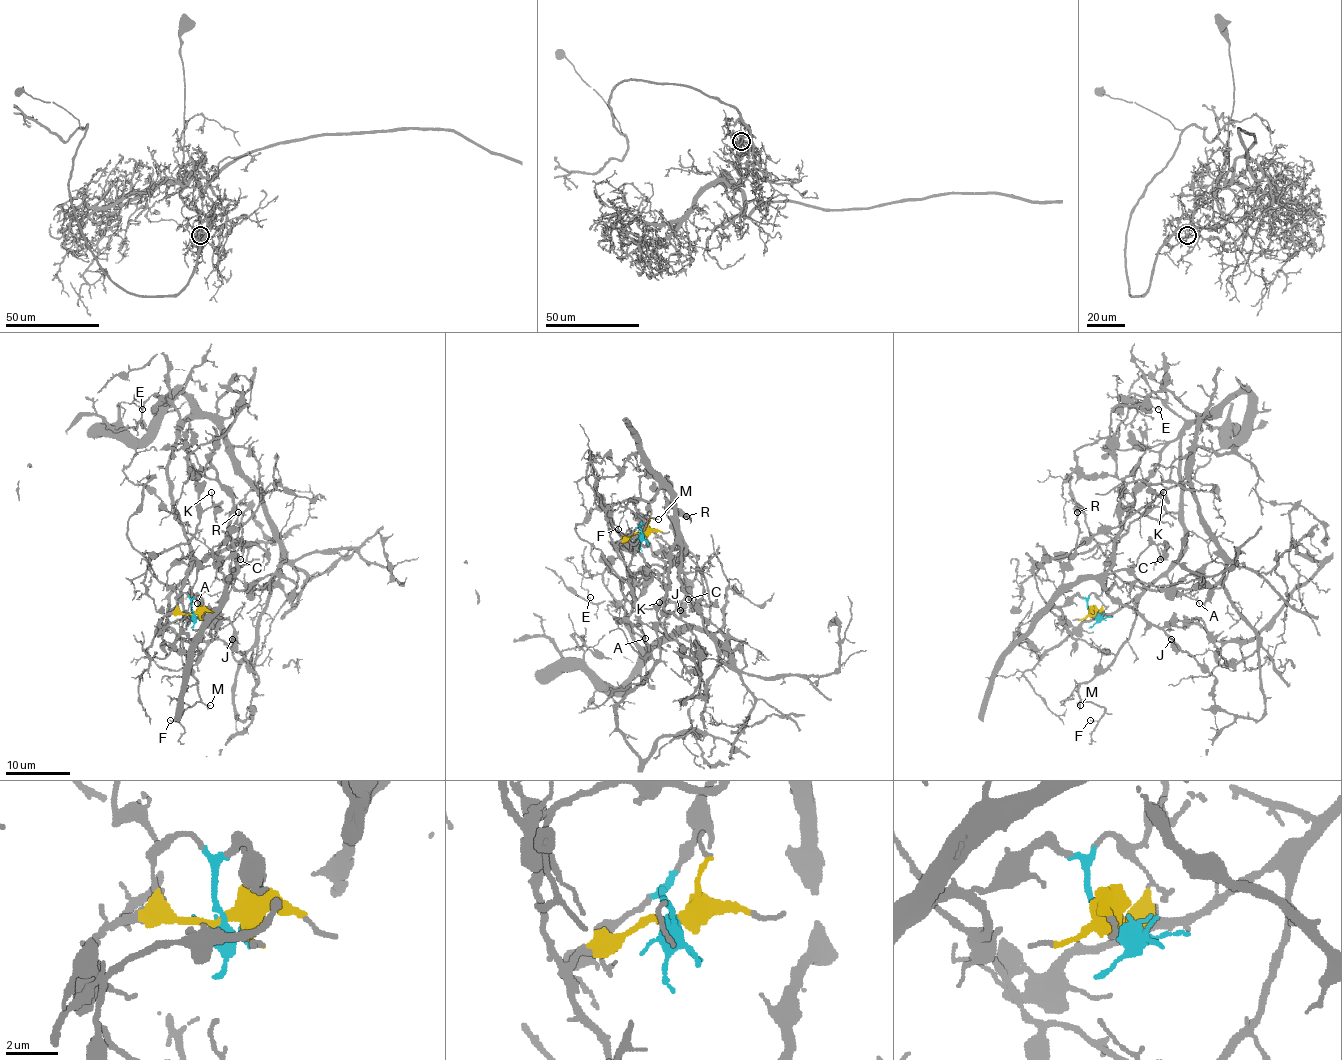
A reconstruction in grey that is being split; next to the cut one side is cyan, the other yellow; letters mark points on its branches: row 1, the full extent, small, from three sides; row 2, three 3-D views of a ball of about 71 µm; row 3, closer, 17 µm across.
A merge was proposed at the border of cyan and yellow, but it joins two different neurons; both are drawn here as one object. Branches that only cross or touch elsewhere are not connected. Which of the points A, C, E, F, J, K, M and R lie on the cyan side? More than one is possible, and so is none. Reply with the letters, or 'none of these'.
C, J, K, R

